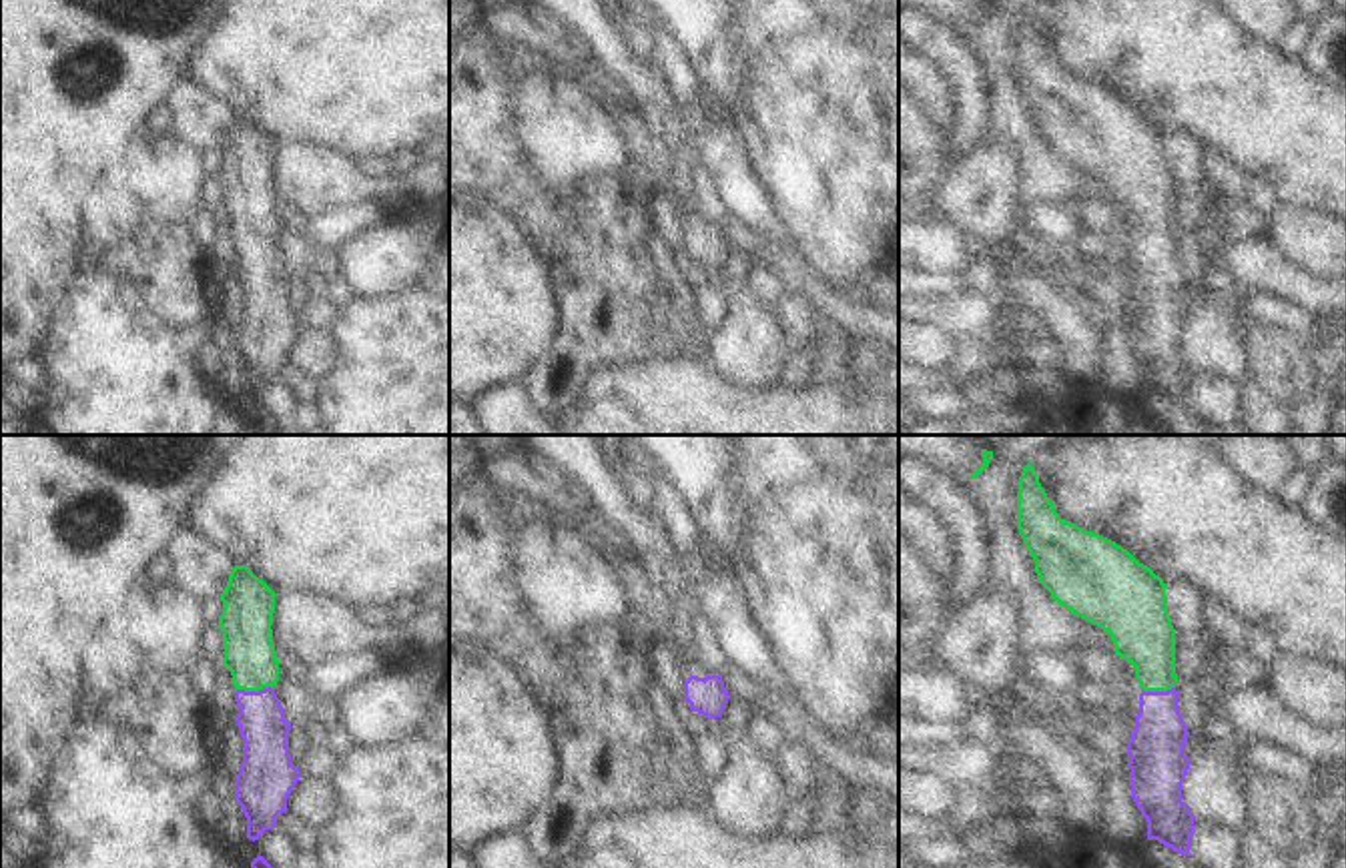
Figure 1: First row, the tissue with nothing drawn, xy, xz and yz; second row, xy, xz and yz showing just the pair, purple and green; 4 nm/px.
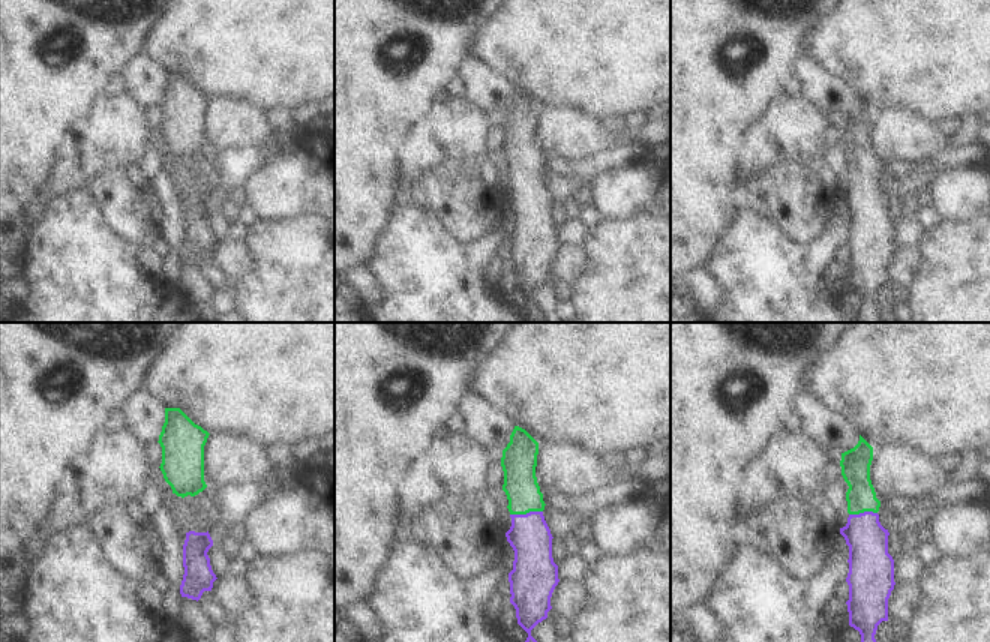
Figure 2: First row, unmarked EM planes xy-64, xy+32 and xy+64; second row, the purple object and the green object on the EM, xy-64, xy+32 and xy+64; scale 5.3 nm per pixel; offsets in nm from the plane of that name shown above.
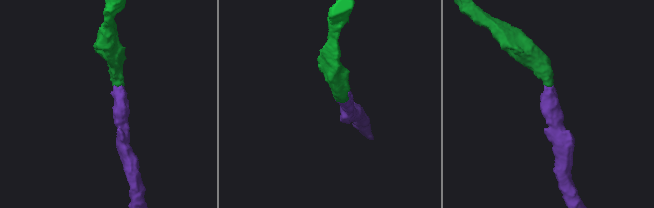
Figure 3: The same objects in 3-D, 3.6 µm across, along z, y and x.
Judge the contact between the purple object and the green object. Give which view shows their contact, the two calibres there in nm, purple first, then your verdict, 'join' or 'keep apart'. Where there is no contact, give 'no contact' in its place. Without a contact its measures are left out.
xy | 190/200 nm | join

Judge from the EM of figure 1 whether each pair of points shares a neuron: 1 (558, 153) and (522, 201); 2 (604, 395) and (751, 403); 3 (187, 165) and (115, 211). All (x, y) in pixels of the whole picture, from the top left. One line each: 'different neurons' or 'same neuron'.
1: different neurons
2: same neuron
3: same neuron

